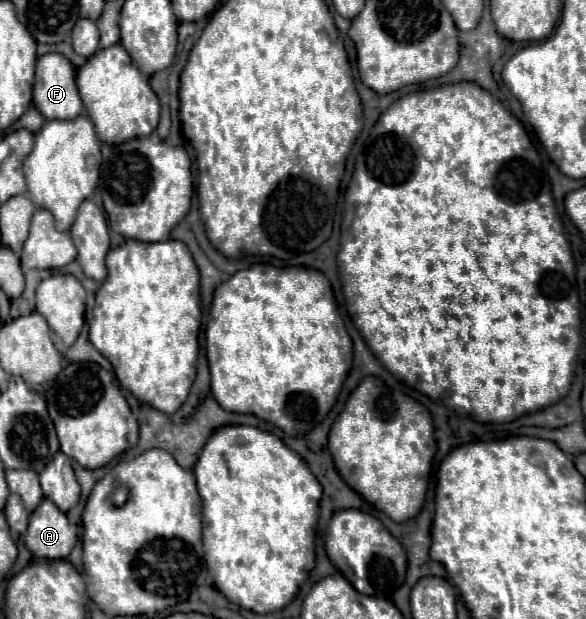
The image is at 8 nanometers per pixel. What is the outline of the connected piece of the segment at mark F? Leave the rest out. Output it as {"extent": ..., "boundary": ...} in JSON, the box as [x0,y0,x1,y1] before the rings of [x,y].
{"extent":[33,53,83,119],"boundary":[[[61,53],[39,57],[33,103],[45,119],[75,119],[83,113],[81,97],[77,95],[75,67]]]}

